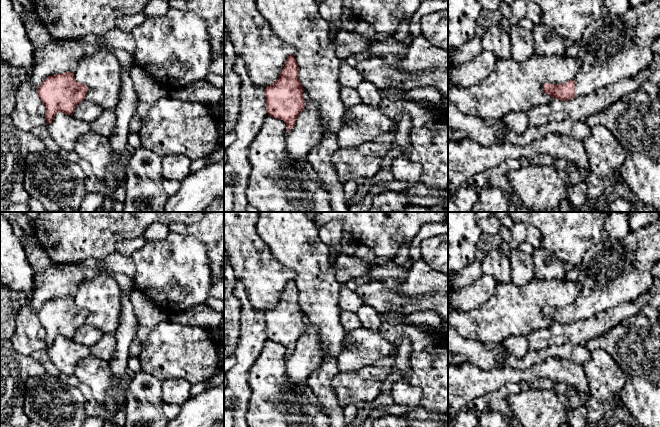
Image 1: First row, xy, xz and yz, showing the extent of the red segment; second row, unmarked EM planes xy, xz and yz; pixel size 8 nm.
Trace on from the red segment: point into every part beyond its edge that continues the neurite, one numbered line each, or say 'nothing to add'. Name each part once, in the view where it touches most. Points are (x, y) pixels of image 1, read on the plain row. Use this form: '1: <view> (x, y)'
1: yz (617, 271)

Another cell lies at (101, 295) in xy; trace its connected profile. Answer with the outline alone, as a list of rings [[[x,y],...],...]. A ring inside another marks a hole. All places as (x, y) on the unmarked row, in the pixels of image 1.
[[[99,272],[93,278],[85,278],[79,284],[74,301],[78,307],[88,311],[88,325],[103,334],[114,335],[122,311],[121,294],[122,290],[116,280]]]

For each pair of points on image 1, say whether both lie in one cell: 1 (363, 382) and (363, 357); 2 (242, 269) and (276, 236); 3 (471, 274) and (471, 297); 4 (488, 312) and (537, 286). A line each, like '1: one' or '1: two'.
1: two
2: two
3: two
4: one

